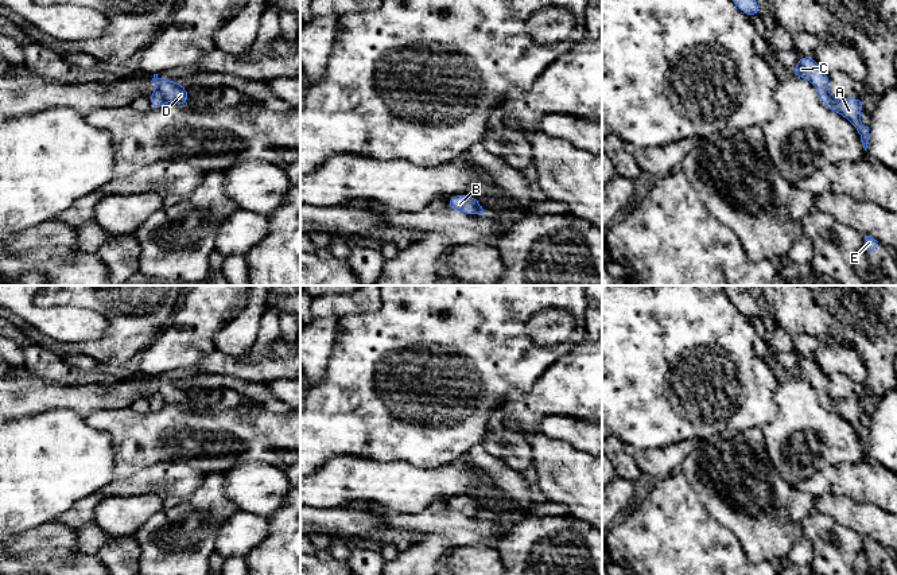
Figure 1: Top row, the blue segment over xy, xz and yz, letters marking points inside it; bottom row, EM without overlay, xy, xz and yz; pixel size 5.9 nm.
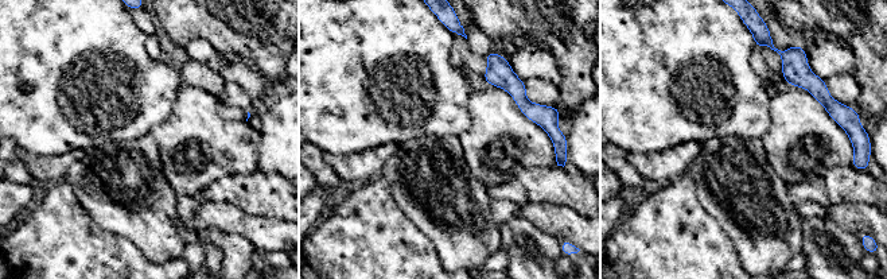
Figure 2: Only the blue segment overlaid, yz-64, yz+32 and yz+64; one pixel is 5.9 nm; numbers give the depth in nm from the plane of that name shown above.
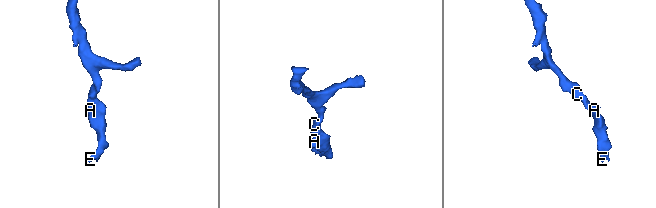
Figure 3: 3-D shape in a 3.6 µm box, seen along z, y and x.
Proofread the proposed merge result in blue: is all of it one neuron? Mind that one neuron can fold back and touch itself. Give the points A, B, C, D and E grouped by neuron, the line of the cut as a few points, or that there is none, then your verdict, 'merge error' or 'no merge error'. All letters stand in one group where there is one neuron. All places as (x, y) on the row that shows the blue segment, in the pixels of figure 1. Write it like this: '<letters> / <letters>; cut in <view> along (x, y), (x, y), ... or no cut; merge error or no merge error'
A B C D E; no cut; no merge error

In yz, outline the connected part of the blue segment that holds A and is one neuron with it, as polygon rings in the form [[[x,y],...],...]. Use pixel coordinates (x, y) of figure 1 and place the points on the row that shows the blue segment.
[[[803,54],[800,55],[801,58],[799,63],[791,70],[791,75],[801,77],[811,81],[815,85],[823,105],[842,114],[855,127],[862,140],[863,148],[866,151],[869,140],[869,127],[866,127],[859,119],[859,113],[862,108],[866,105],[866,101],[862,98],[832,97],[828,93],[828,83],[830,83],[828,74],[819,67],[813,57],[807,57]]]

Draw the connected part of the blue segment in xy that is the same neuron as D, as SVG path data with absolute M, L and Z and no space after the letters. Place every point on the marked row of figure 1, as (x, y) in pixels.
M154 74L151 82L158 86L156 90L148 96L151 109L159 109L164 102L178 102L183 106L189 104L189 90L179 82L159 78L158 74Z

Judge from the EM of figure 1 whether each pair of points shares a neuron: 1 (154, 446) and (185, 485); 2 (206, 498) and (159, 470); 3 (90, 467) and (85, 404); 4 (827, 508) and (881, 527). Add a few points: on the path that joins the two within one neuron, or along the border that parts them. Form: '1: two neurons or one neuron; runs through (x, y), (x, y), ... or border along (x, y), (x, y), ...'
1: two neurons; border along (195, 470), (182, 462), (156, 462), (136, 473)
2: two neurons; border along (202, 481), (182, 500)
3: two neurons; border along (74, 410), (84, 418)
4: one neuron; runs through (841, 508), (851, 515), (868, 519)

